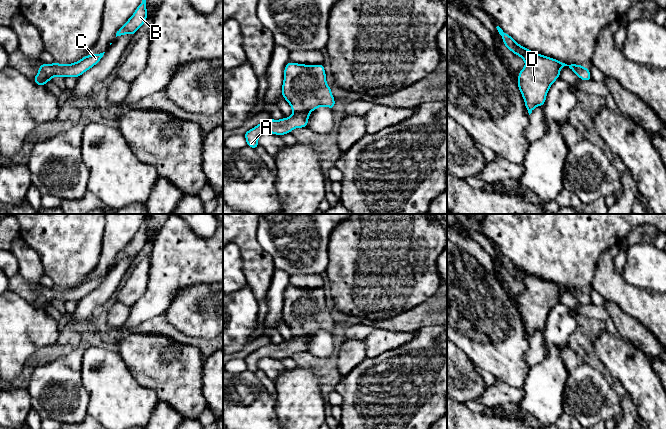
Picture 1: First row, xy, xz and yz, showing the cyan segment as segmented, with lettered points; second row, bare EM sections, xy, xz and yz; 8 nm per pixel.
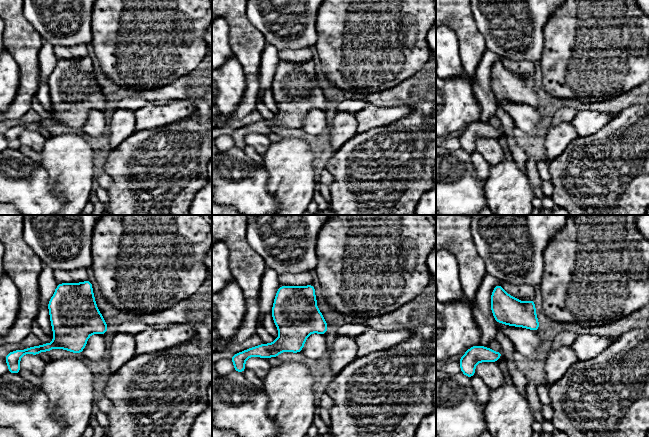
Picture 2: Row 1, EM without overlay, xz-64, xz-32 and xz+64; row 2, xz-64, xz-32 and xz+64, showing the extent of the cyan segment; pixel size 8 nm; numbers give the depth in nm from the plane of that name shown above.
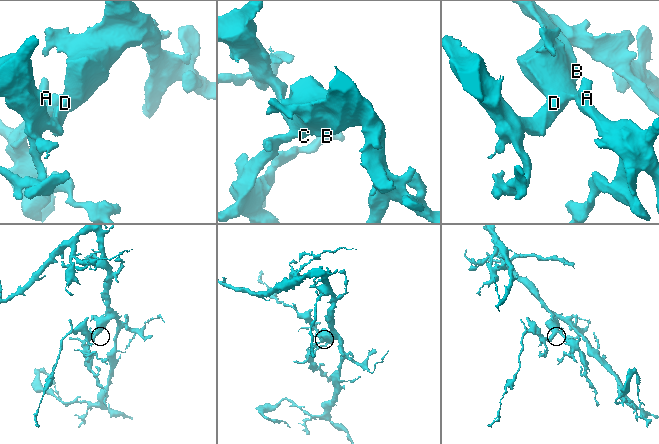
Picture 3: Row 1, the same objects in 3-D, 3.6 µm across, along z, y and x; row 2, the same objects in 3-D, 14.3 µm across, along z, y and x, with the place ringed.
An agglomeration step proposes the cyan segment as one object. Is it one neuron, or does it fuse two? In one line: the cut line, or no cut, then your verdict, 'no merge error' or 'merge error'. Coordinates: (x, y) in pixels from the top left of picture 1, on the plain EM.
no cut | no merge error

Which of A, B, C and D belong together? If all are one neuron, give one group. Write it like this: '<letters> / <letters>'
A B C D

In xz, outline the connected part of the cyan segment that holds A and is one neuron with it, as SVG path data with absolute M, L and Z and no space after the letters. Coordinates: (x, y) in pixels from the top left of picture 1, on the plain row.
M288 286L284 292L284 304L281 317L290 328L294 338L288 342L284 341L281 344L274 344L272 342L244 356L248 371L256 373L259 370L258 361L263 357L274 357L275 359L282 360L291 357L294 352L308 351L309 338L321 330L335 333L335 324L331 317L331 312L326 306L323 288L305 289Z

